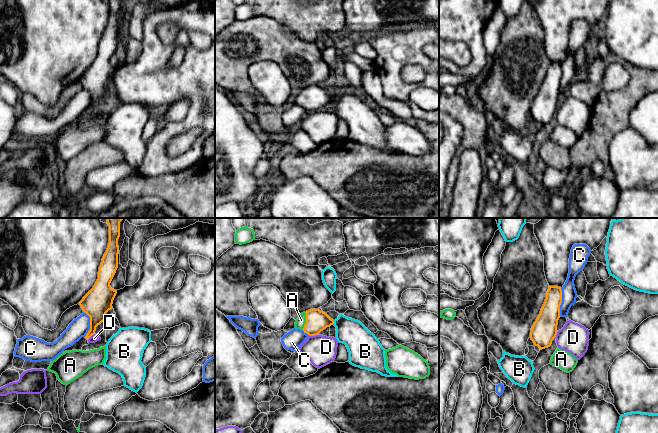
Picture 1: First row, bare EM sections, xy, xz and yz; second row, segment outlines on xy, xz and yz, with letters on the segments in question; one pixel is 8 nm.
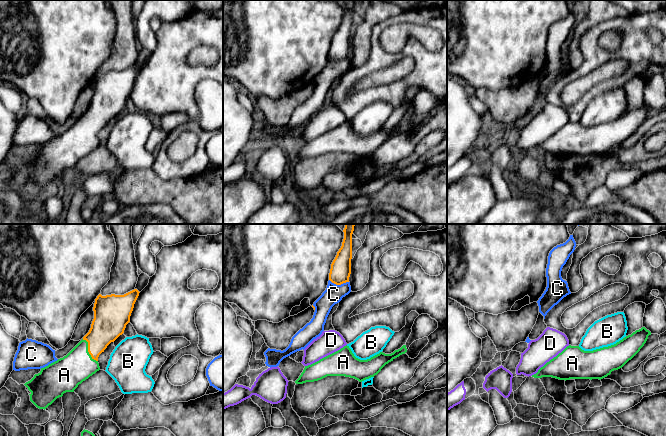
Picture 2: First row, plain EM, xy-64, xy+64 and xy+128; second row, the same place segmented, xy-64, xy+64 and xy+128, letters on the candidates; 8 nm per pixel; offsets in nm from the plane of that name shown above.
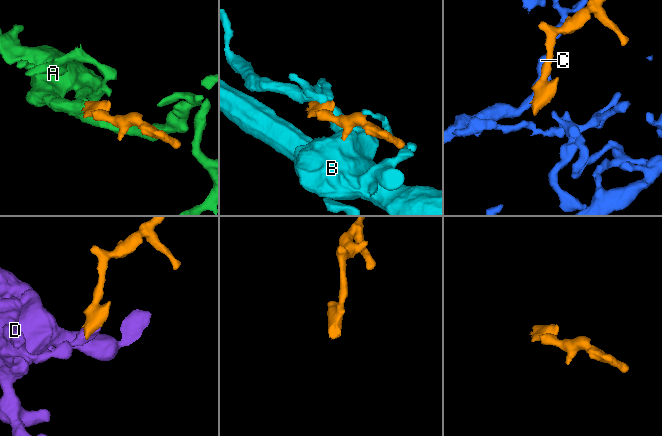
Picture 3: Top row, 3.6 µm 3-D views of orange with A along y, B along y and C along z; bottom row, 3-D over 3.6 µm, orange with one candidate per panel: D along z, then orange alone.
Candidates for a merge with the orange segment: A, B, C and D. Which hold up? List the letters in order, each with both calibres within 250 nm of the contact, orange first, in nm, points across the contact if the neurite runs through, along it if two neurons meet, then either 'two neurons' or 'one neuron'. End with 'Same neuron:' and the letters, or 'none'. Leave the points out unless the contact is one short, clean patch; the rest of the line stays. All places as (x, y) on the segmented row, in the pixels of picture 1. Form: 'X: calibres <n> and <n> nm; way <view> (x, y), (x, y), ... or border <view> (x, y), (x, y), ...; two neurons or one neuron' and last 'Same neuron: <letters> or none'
A: calibres 180 and 80 nm; one neuron
B: calibres 180 and 220 nm; border xz (333, 320), (334, 323); two neurons
C: calibres 190 and 120 nm; two neurons
D: calibres 180 and 240 nm; border xz (317, 334), (309, 336); two neurons
Same neuron: A

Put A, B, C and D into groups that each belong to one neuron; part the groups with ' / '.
A / B / C / D

